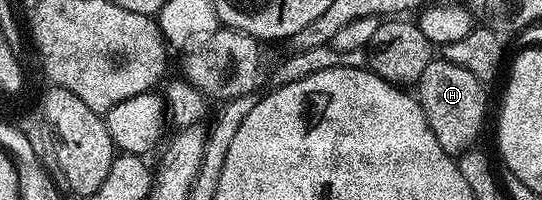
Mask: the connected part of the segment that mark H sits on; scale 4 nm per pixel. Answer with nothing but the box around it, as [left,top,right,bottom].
[415,58,489,157]

